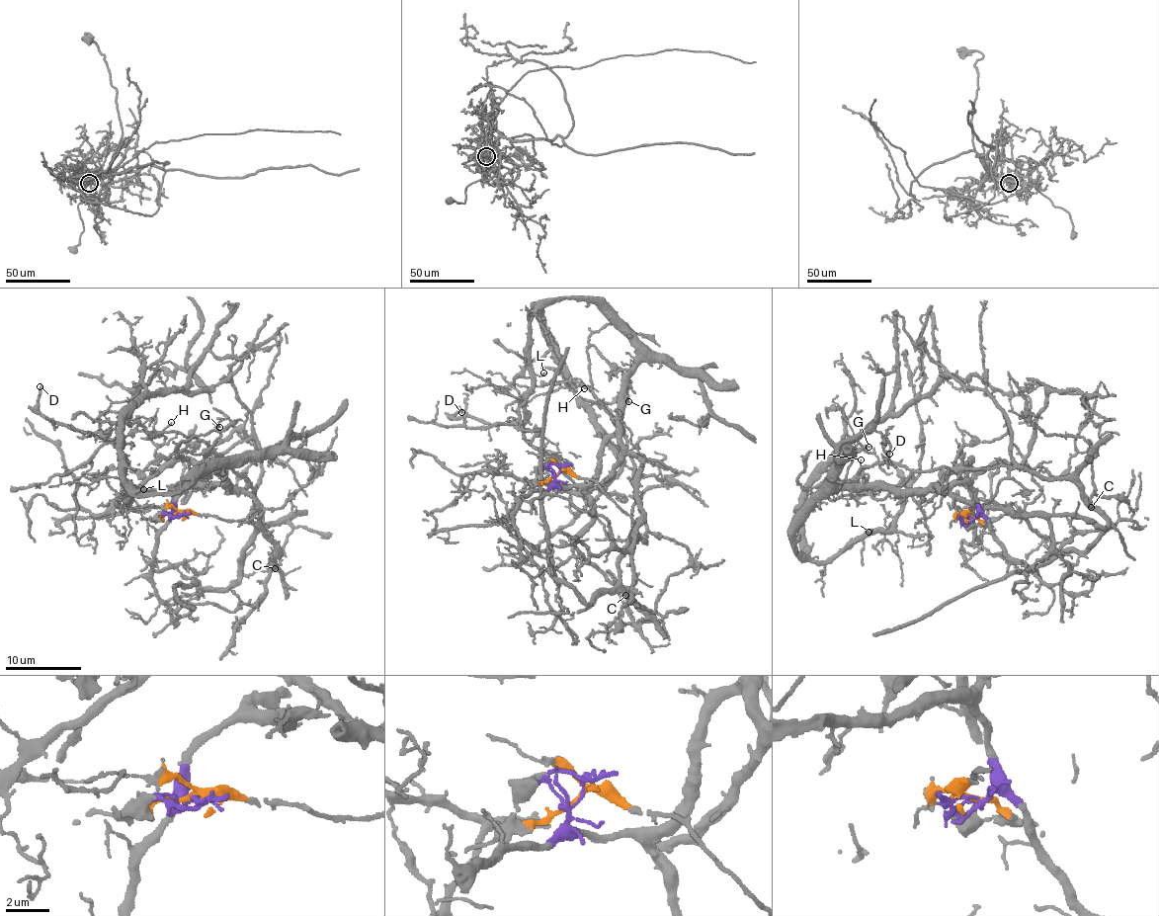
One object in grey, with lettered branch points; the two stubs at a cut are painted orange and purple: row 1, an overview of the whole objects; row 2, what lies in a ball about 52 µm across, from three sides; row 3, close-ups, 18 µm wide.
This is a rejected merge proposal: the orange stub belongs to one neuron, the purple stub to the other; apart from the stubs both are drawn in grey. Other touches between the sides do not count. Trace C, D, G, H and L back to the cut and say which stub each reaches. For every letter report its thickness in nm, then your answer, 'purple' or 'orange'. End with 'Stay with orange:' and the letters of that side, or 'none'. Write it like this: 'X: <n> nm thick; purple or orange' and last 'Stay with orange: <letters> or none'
C: 190 nm thick; orange
D: 130 nm thick; purple
G: 190 nm thick; orange
H: 120 nm thick; orange
L: 110 nm thick; purple
Stay with orange: C, G, H

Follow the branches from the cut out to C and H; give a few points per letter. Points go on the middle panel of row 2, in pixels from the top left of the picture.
C: (558, 473), (571, 470), (590, 478), (631, 519), (628, 546), (620, 557), (620, 584), (649, 610), (625, 596)
H: (558, 473), (571, 470), (590, 478), (633, 529), (636, 476), (627, 435), (587, 387), (571, 383), (585, 388)

